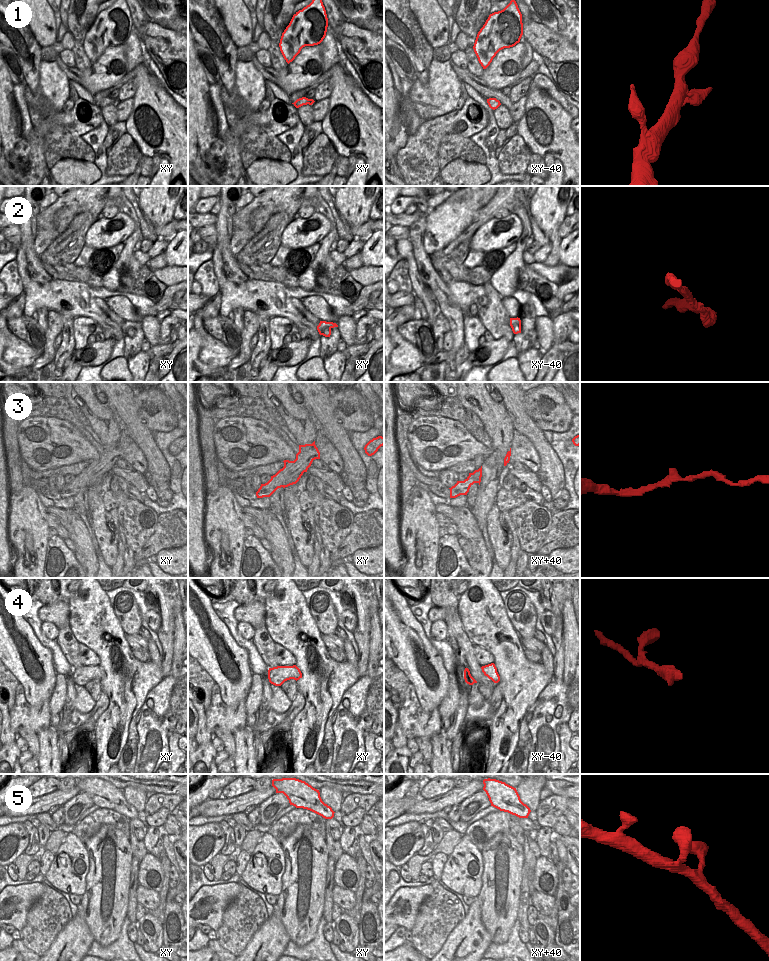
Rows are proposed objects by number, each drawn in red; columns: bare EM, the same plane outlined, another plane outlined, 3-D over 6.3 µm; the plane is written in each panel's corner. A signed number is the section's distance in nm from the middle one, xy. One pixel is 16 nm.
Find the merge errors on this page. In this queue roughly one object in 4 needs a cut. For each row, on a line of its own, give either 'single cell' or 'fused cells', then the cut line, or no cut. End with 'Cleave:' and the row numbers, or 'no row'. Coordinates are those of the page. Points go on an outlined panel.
1: single cell; cut none
2: single cell; cut none
3: single cell; cut none
4: single cell; cut none
5: single cell; cut none
Cleave: no row

